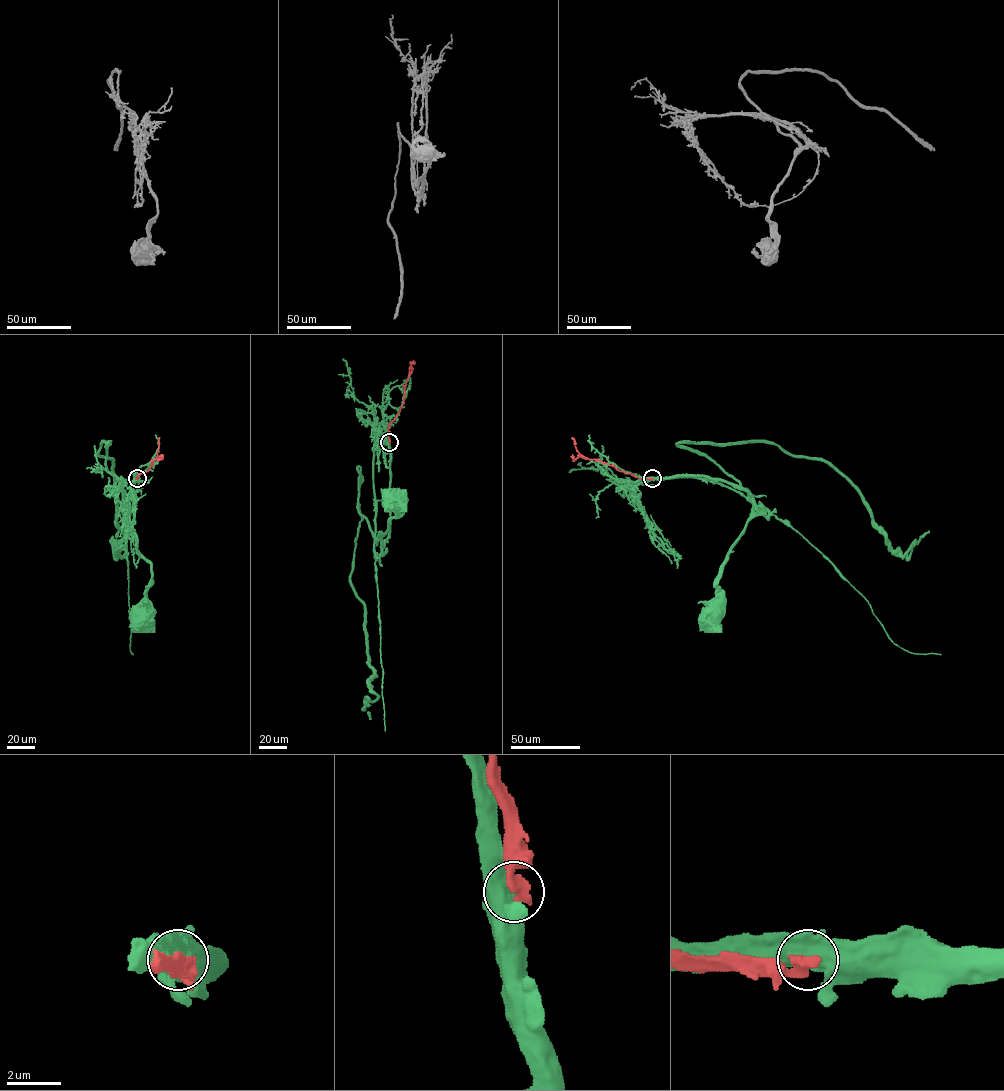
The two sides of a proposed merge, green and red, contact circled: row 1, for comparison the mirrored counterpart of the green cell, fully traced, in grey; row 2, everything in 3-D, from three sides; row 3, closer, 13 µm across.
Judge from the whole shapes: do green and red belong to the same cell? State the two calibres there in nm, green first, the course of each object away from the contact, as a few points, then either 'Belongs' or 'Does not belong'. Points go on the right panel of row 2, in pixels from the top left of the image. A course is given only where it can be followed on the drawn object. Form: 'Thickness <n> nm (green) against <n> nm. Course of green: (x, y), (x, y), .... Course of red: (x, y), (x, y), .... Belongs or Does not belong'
Thickness 750 nm (green) against 550 nm. Course of green: (652, 478), (720, 478), (740, 486), (753, 501), (756, 512), (727, 554), (716, 585), (715, 613), (711, 614). Course of red: (652, 478), (636, 477), (598, 460), (588, 459), (578, 452), (571, 437). Does not belong

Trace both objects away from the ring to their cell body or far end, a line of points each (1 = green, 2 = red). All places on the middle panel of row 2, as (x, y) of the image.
1: (389, 442), (390, 533), (383, 546), (382, 536), (388, 523), (404, 511), (403, 506), (391, 506), (394, 501)
2: (389, 442), (389, 425), (403, 402), (410, 361)

